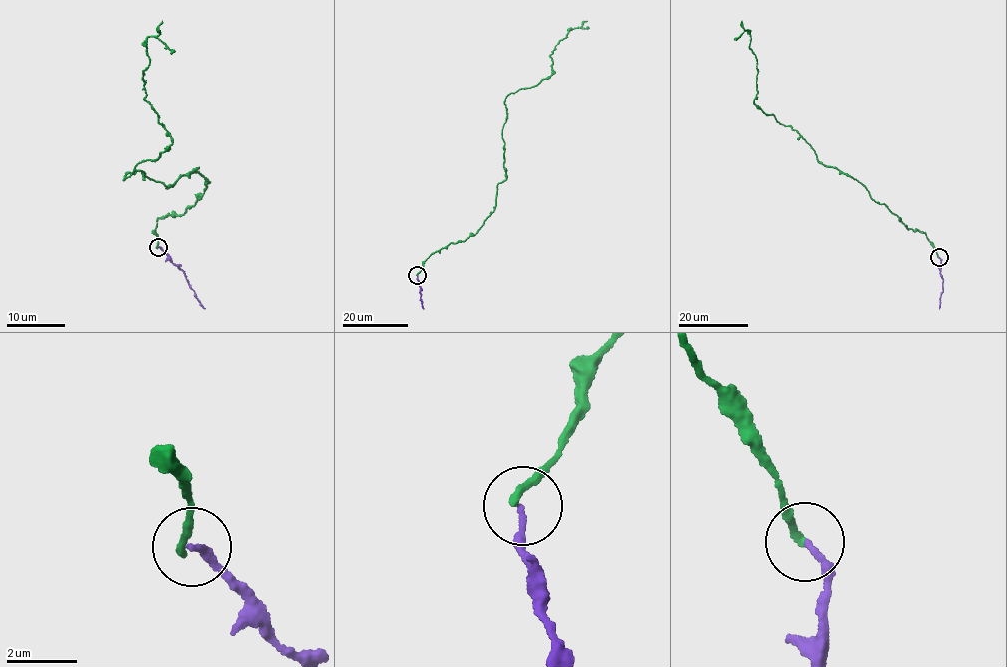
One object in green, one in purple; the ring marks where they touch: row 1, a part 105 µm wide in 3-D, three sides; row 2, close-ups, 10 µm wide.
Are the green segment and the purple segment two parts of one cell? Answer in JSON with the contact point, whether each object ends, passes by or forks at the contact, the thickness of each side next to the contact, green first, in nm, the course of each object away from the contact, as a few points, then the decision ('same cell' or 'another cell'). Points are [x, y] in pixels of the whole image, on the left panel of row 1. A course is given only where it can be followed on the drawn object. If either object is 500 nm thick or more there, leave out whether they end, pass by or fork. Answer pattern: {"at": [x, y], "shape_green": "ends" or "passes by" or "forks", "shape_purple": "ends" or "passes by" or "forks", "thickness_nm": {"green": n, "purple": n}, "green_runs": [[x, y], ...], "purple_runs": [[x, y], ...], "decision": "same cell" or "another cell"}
{"at": [158, 247], "shape_green": "ends", "shape_purple": "ends", "thickness_nm": {"green": 200, "purple": 160}, "green_runs": [[157, 247], [156, 220], [210, 183], [123, 180], [171, 144], [145, 40], [175, 52]], "purple_runs": [[159, 246], [169, 261], [182, 269], [196, 299], [205, 308]], "decision": "same cell"}

